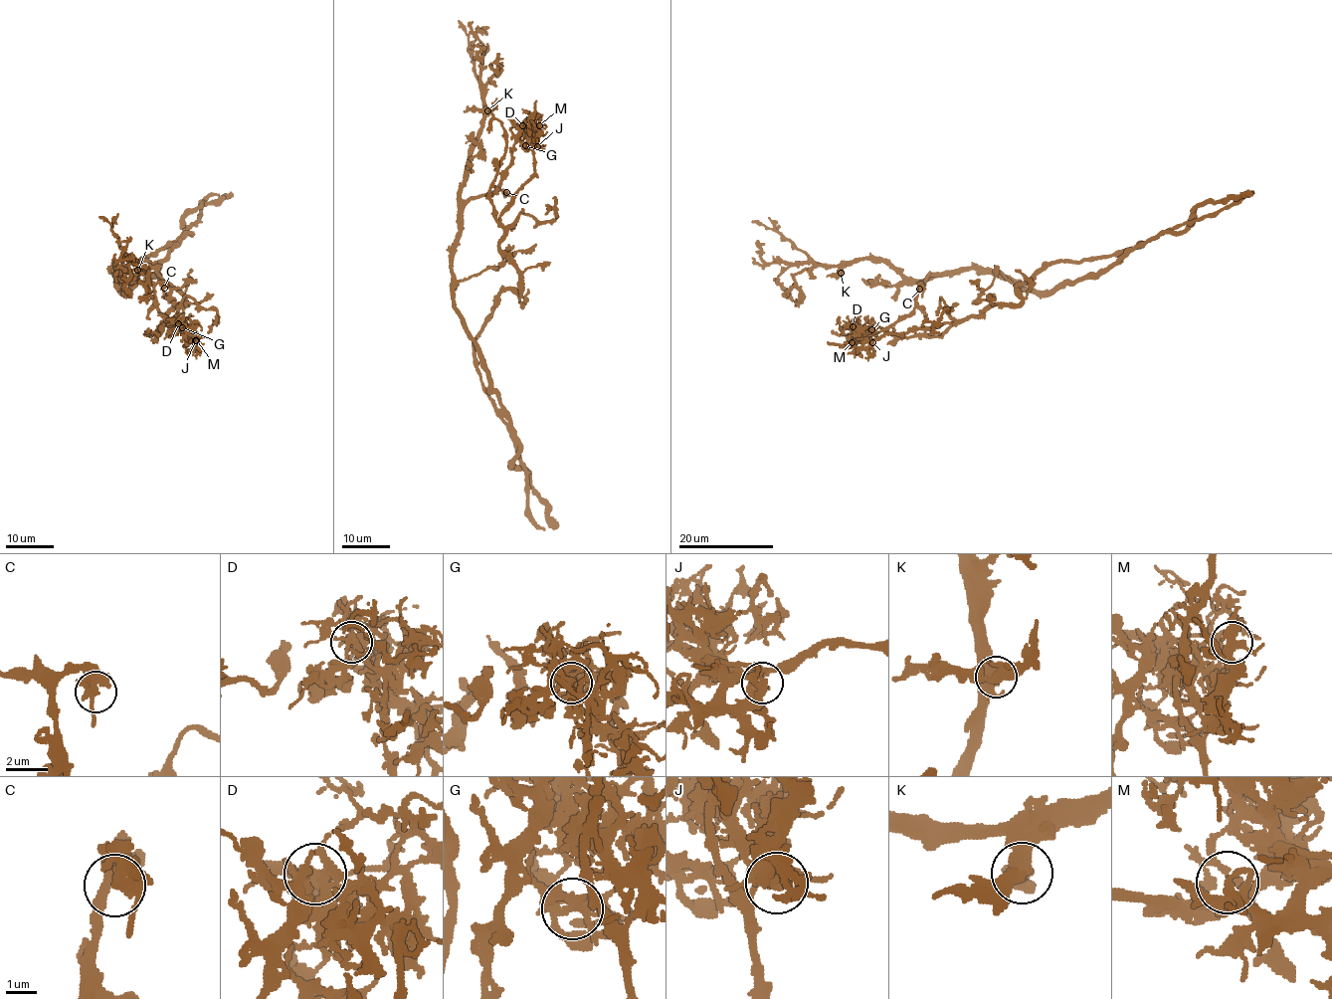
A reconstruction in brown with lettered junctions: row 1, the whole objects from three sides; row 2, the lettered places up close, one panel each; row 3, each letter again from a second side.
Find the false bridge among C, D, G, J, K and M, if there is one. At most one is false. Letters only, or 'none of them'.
D

